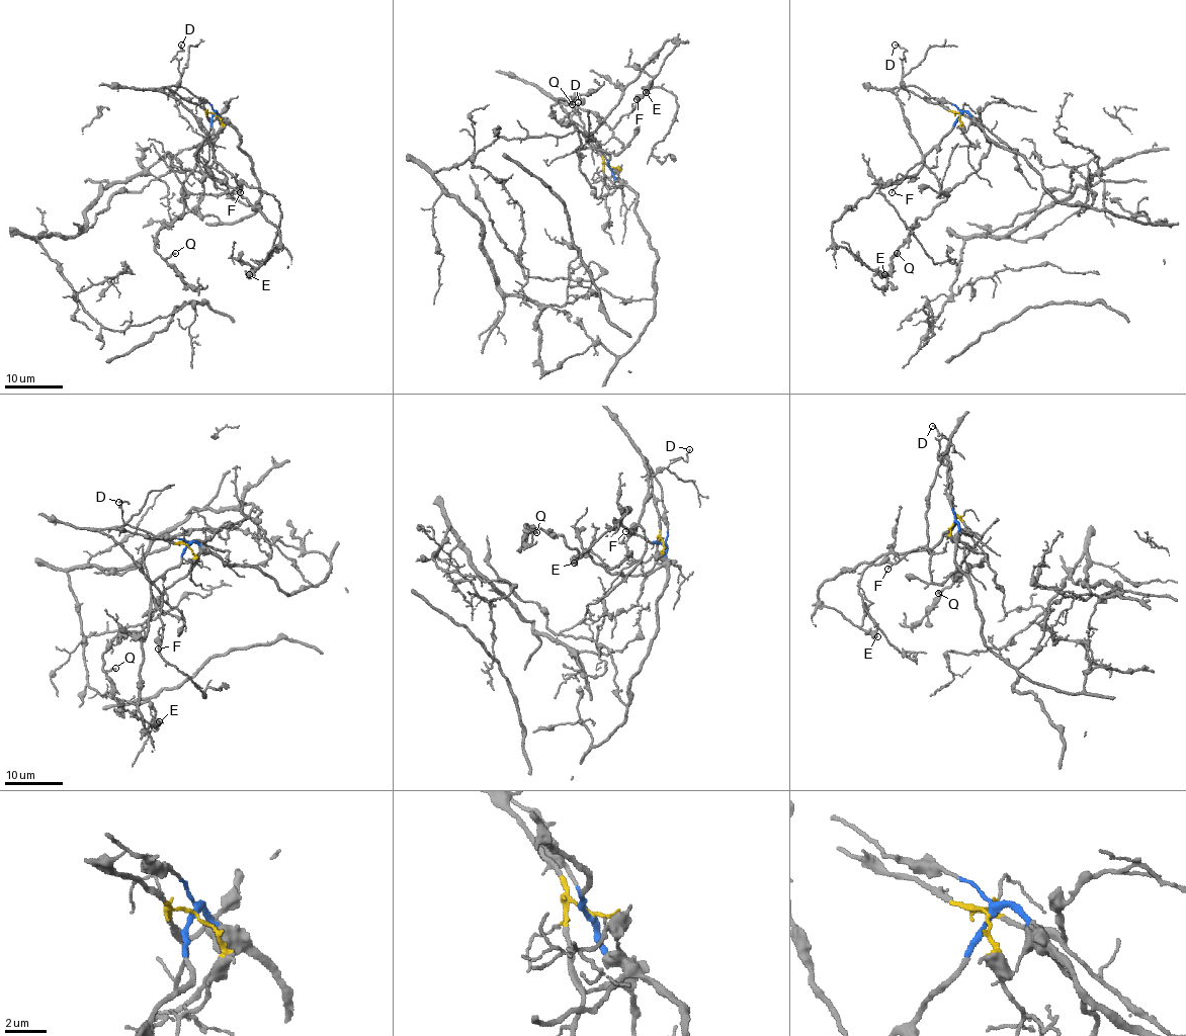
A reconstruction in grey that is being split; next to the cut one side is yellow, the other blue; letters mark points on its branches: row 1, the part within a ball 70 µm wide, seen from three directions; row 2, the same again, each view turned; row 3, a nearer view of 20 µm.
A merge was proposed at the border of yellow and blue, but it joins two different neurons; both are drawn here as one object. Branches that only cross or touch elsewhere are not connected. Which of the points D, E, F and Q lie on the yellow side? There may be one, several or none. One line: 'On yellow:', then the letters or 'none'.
On yellow: D, F

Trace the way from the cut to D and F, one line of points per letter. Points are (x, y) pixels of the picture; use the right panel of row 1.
D: (959, 113), (927, 102), (909, 90), (903, 80), (904, 53), (907, 51), (896, 46)
F: (959, 113), (927, 102), (909, 90), (894, 89), (921, 160), (891, 192)

